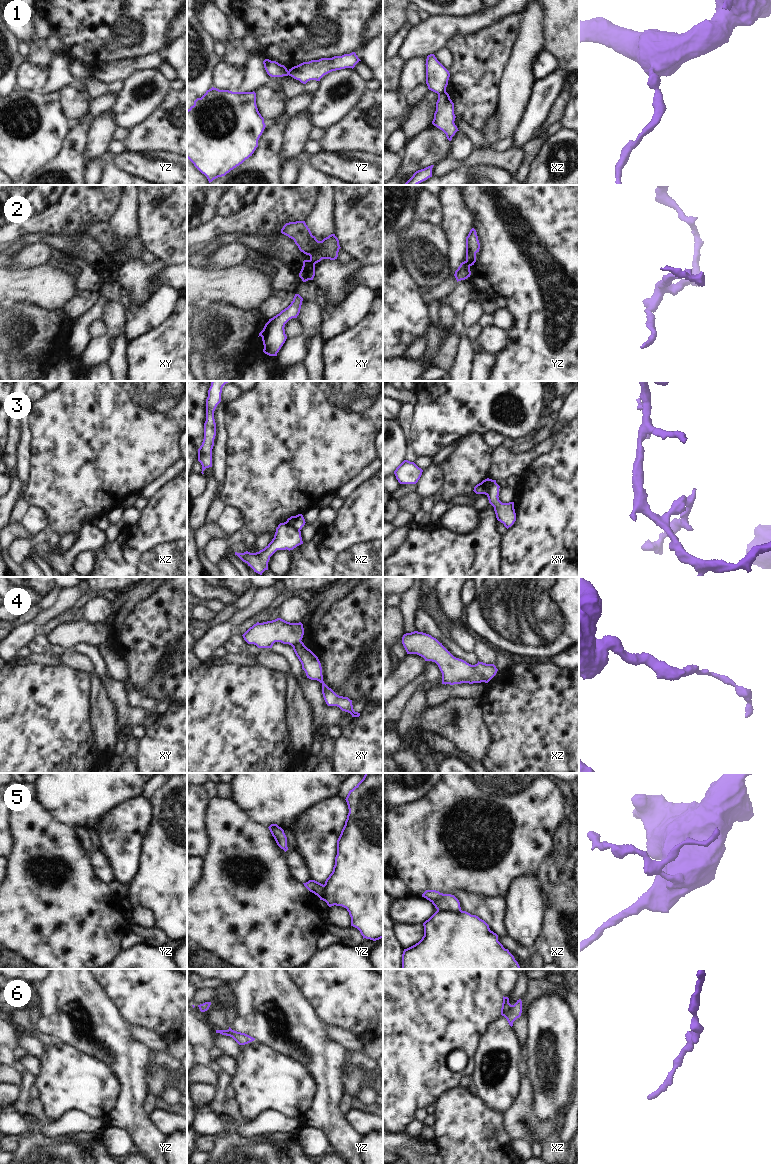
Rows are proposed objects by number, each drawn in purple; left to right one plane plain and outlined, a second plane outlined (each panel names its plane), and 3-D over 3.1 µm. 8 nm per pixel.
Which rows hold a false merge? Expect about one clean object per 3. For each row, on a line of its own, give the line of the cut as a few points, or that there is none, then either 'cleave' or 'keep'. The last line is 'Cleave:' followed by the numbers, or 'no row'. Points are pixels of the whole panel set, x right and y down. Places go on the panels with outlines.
1: xz (445, 89), (438, 94) | cleave
2: xy (310, 258), (315, 263) | cleave
3: xy (495, 481), (490, 484), (486, 494) | cleave
4: xy (300, 640), (292, 646) | cleave
5: xz (437, 909), (461, 910) | cleave
6: no cut | keep
Cleave: 1, 2, 3, 4, 5

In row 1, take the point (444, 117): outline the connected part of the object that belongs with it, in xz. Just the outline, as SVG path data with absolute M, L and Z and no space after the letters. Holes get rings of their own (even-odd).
M445 91L438 94L436 102L436 111L432 124L442 130L449 141L458 130L455 125L454 103L450 99L449 94Z

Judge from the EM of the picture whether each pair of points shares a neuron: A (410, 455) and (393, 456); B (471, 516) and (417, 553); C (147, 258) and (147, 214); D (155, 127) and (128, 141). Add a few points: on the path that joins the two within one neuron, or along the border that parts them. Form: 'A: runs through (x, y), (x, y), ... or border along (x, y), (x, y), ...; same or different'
A: border along (403, 432), (406, 438), (405, 459); different
B: border along (436, 524), (458, 532), (467, 532), (474, 528); different
C: border along (145, 247), (157, 259); different
D: runs through (148, 134), (135, 140); same

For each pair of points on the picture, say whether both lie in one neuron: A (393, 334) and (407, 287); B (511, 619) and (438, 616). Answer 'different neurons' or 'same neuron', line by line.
A: same neuron
B: different neurons

